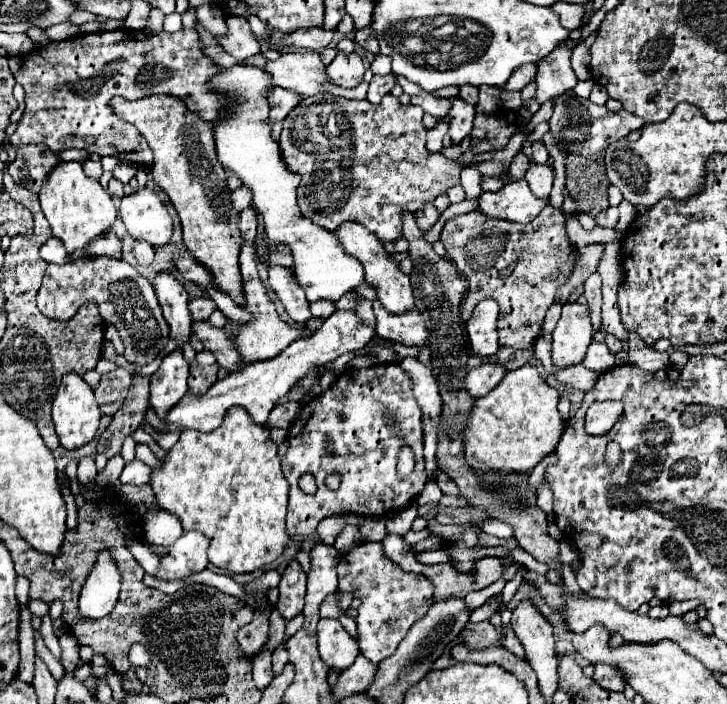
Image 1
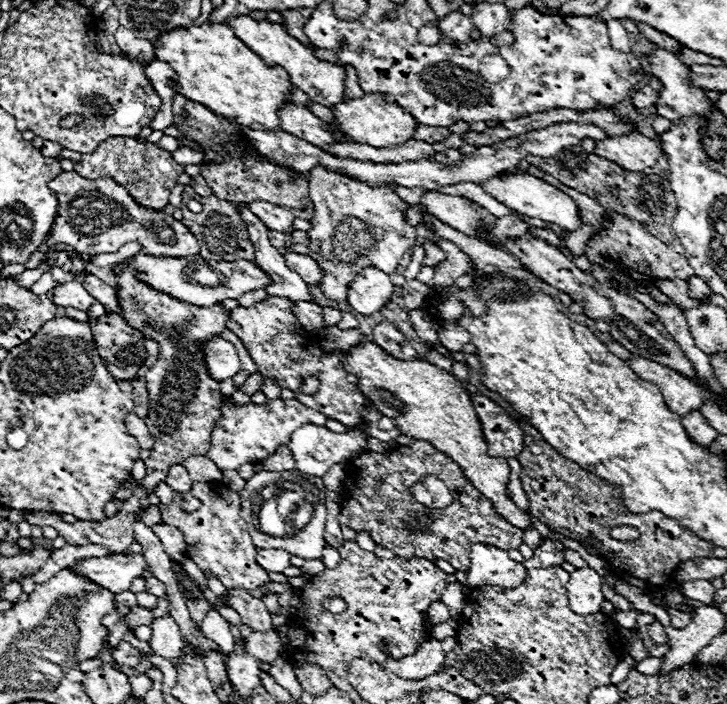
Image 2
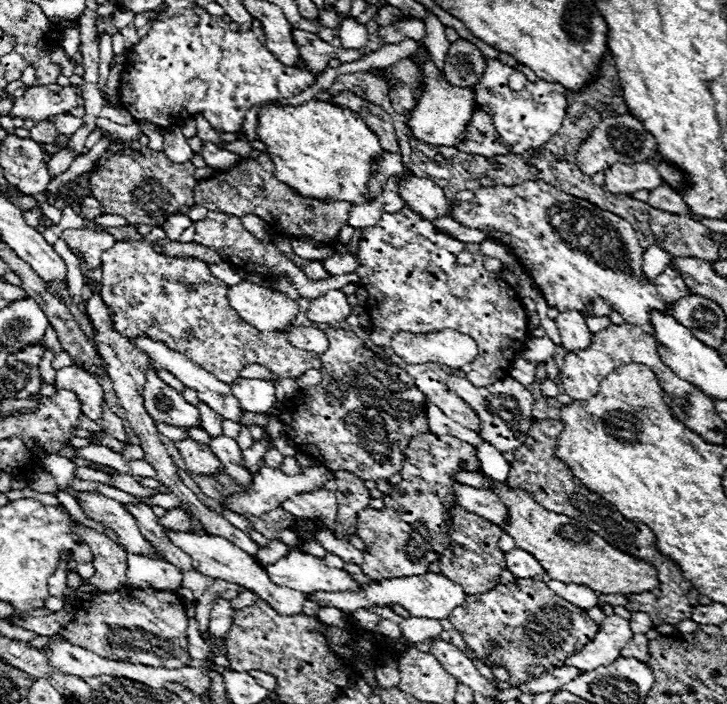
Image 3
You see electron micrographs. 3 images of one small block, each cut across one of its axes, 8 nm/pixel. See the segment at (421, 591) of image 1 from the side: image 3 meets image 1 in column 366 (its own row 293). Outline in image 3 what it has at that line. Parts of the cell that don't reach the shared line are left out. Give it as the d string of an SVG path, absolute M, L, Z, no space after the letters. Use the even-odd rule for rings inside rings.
M538 180L524 182L518 186L488 186L474 190L474 202L454 202L452 218L468 228L478 228L488 238L502 242L526 268L526 274L536 282L544 294L548 306L556 306L560 312L578 310L582 312L588 302L598 298L616 310L628 324L650 324L650 310L668 312L668 304L660 298L652 280L646 278L642 270L644 248L638 242L636 230L632 224L608 210L594 206L588 200L564 194L562 190ZM560 214L560 232L550 224L550 216Z

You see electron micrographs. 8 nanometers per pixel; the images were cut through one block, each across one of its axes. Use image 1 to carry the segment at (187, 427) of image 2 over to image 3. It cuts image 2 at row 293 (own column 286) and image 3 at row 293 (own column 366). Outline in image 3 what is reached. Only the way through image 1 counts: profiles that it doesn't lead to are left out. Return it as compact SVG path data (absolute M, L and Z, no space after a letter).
M152 232L142 240L118 242L108 252L102 254L102 300L112 310L112 326L130 342L138 336L148 336L152 340L160 340L168 344L168 348L176 348L176 352L184 352L184 356L192 358L200 368L212 372L218 380L232 384L242 368L248 364L262 364L274 376L282 378L300 378L306 370L320 370L322 362L318 354L308 350L300 350L290 344L288 334L284 332L260 332L252 324L240 318L240 314L228 304L228 286L214 278L208 266L194 258L166 258L154 252L152 248L154 236Z

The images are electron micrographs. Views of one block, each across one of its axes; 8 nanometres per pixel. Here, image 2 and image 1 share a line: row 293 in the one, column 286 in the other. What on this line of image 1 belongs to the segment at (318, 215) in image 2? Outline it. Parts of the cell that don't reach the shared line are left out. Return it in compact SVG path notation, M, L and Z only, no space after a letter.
M246 242L242 246L242 252L240 252L240 274L242 274L242 288L244 288L244 308L250 312L252 320L246 322L246 324L240 324L236 328L234 322L226 322L224 330L226 332L234 332L238 330L236 334L230 334L230 340L232 344L236 346L240 358L244 362L258 362L258 360L268 360L268 358L274 358L278 356L284 348L288 348L294 340L298 340L300 336L310 336L312 332L308 330L300 330L300 328L292 328L288 326L286 322L280 320L276 308L274 308L274 302L268 298L268 292L264 288L264 284L260 282L258 278L258 270L256 270L256 248L252 242Z

